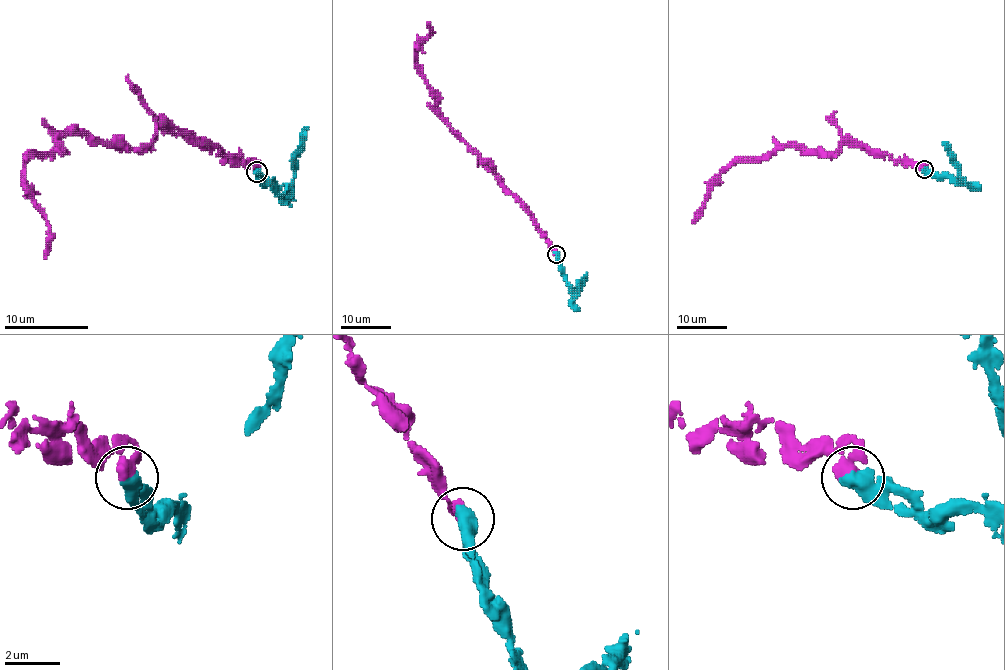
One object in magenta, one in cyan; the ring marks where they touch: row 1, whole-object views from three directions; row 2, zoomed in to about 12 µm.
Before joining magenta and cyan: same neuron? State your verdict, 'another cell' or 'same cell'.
same cell

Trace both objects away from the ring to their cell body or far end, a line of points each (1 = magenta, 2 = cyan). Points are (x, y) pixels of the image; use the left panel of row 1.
1: (256, 171), (176, 129), (159, 127), (143, 148), (63, 135), (25, 164), (23, 183), (46, 219), (44, 259)
2: (256, 171), (281, 194), (285, 192), (293, 177), (295, 156), (302, 141), (302, 131), (306, 127)

